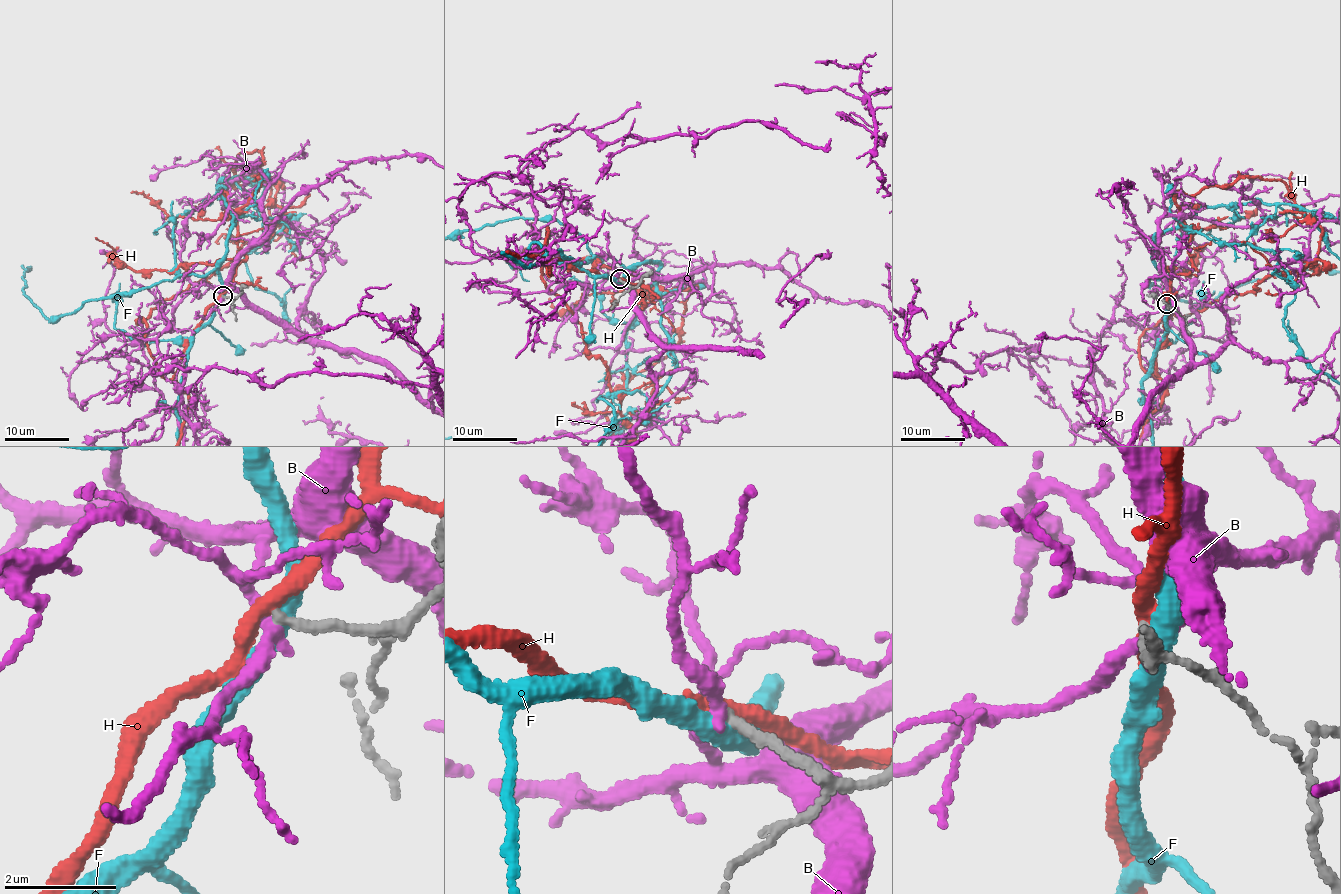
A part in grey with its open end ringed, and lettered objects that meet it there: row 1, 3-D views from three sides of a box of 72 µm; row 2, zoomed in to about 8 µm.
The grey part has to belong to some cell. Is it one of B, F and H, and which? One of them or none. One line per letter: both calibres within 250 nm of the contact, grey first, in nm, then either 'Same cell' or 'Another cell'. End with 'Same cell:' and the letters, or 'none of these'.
B: Thickness 200 nm (grey) against 220 nm. Another cell
F: Thickness 200 nm (grey) against 360 nm. Another cell
H: Thickness 180 nm (grey) against 320 nm. Another cell
Same cell: none of these

